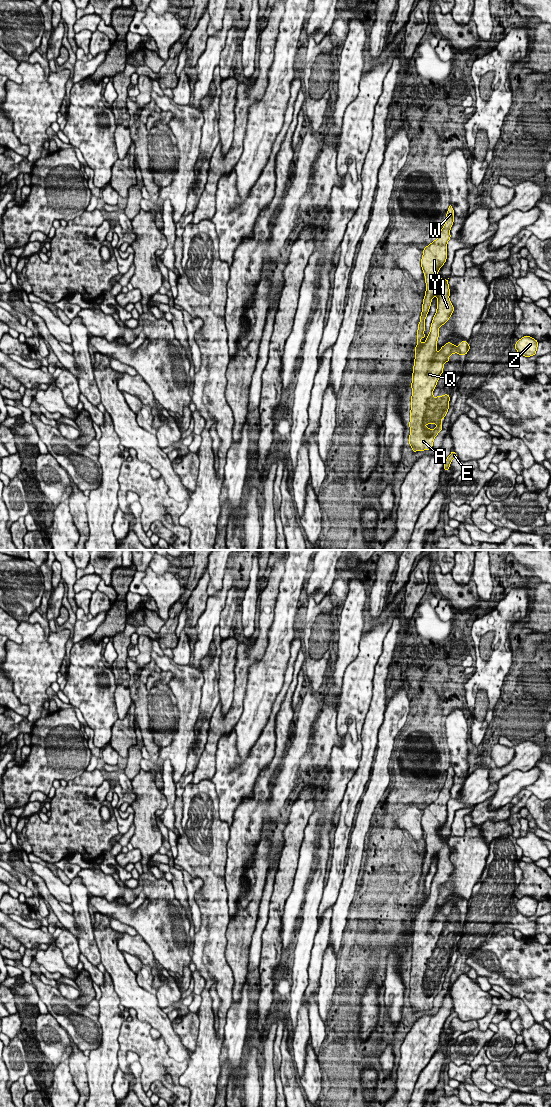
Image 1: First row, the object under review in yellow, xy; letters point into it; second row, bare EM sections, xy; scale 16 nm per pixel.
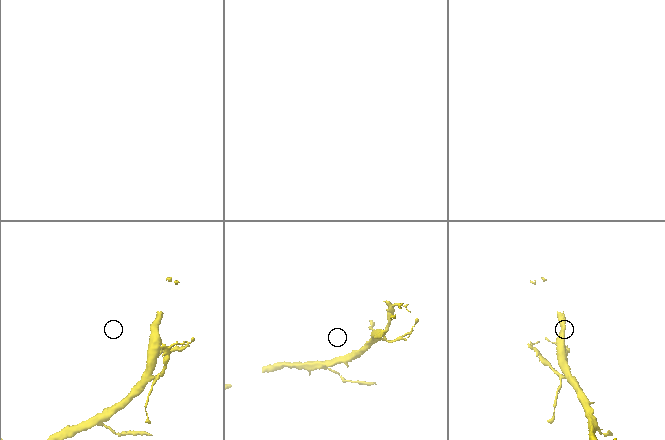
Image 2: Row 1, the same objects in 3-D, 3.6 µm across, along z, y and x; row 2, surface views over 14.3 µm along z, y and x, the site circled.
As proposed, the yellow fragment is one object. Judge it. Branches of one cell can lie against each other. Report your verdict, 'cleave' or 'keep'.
keep

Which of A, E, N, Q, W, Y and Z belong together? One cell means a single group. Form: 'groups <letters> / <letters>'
groups A E N Q W Y Z

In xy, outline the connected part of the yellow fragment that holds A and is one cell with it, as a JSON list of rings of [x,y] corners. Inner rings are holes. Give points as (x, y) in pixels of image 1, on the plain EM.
[[[450,765],[444,787],[441,789],[438,798],[423,809],[421,820],[425,835],[426,852],[416,894],[417,906],[415,907],[411,944],[409,1004],[413,1012],[431,1009],[434,998],[443,988],[440,980],[444,979],[448,972],[450,956],[445,954],[434,958],[433,950],[443,933],[444,923],[450,922],[449,916],[451,914],[466,915],[471,908],[467,901],[461,901],[458,907],[447,902],[438,913],[436,912],[439,887],[449,880],[454,871],[449,859],[448,839],[444,840],[438,836],[439,829],[447,819],[447,803],[451,798],[450,789],[453,781],[454,770]],[[434,856],[437,857],[436,874],[432,880],[427,900],[421,904],[420,900],[425,897],[424,882]]]

